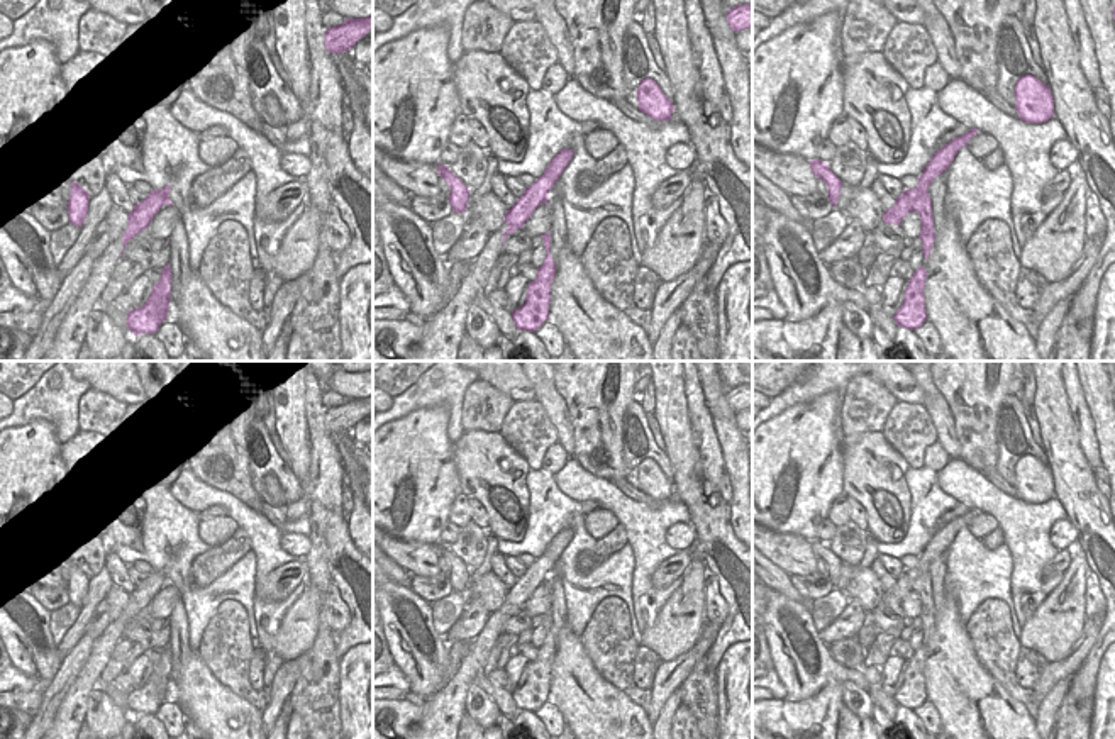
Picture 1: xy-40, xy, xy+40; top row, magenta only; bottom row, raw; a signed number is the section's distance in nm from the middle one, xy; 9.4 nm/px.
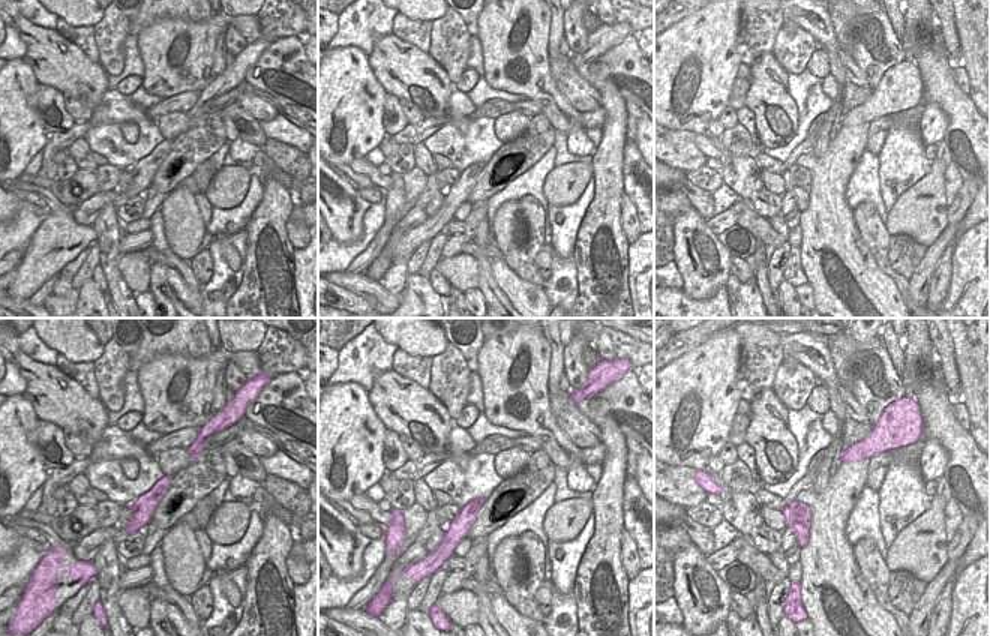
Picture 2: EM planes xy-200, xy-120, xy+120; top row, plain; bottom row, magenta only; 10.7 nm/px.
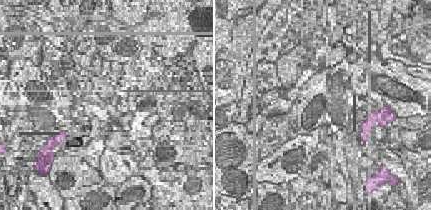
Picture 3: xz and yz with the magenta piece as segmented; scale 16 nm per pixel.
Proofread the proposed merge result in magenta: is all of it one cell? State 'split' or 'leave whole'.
split

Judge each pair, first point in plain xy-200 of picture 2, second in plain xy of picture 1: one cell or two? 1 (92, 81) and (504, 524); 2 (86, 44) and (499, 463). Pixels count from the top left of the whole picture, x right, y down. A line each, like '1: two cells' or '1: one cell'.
1: one cell
2: two cells

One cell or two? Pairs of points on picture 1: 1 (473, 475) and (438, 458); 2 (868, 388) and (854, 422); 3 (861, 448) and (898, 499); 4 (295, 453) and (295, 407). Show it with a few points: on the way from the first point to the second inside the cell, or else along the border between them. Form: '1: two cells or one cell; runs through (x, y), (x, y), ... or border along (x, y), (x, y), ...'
1: two cells; border along (453, 443), (453, 463), (461, 492)
2: one cell; runs through (866, 397), (866, 405), (859, 416)
3: one cell; runs through (870, 460), (873, 472), (888, 487)
4: one cell; runs through (295, 441), (295, 419)

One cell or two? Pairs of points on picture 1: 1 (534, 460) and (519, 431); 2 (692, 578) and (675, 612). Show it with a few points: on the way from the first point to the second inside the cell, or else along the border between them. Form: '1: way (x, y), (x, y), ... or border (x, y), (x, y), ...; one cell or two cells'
1: way (532, 453), (532, 446), (526, 438); one cell
2: way (692, 587), (683, 604); one cell

